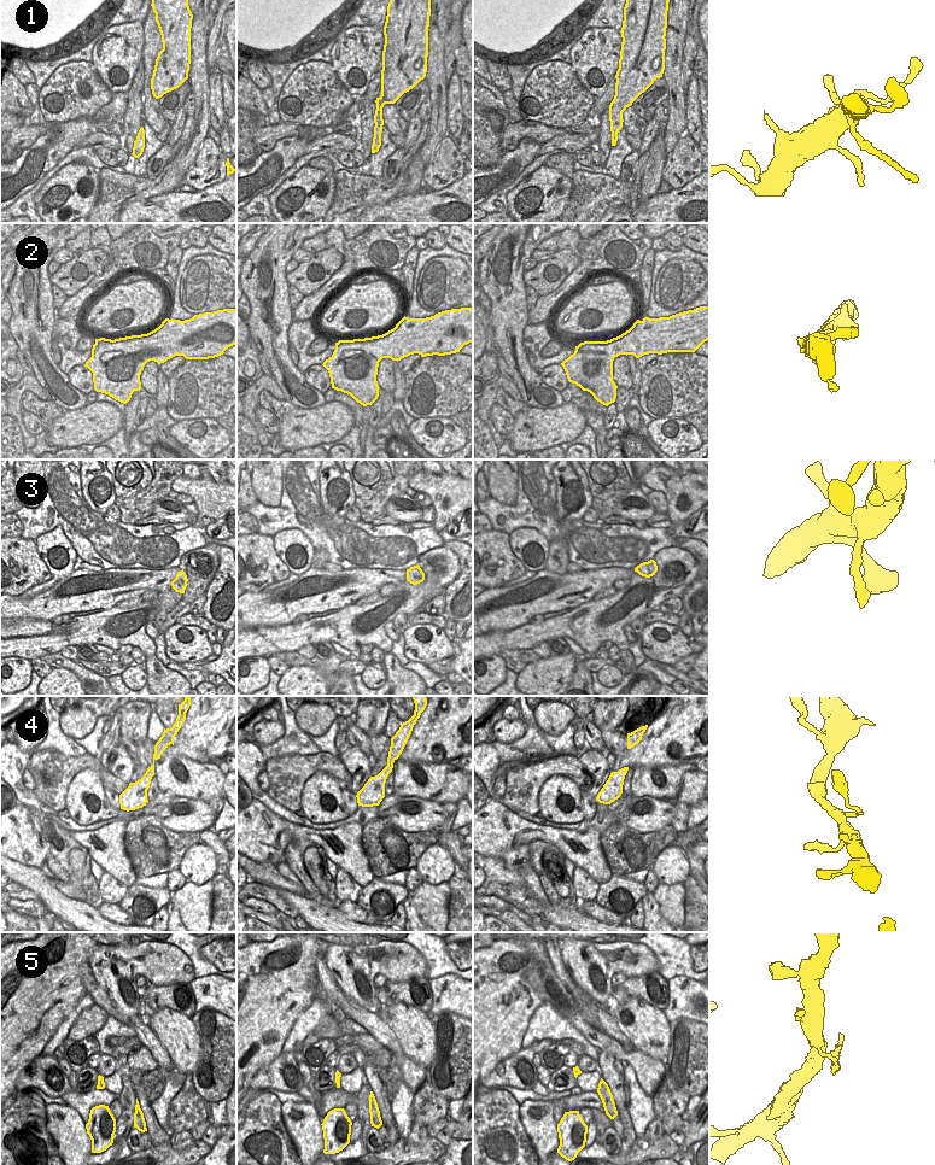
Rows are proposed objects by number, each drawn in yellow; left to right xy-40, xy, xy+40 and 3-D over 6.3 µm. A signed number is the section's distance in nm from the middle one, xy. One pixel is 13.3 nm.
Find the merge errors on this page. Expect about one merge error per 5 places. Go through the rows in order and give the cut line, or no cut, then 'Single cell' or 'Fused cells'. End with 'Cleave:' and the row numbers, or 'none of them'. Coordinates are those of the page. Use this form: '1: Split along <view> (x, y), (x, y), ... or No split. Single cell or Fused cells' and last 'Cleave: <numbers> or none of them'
1: No split. Single cell
2: No split. Single cell
3: No split. Single cell
4: No split. Single cell
5: No split. Single cell
Cleave: none of them.

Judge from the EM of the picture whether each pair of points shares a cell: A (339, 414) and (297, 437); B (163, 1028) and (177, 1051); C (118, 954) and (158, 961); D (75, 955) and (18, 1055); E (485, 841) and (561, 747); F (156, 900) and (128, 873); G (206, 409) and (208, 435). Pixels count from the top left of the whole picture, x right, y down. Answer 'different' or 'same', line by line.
A: same
B: same
C: same
D: same
E: different
F: different
G: different

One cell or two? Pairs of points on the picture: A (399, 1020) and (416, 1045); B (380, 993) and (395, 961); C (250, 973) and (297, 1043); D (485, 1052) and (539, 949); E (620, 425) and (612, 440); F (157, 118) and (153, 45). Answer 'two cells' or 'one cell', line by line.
A: one cell
B: two cells
C: two cells
D: two cells
E: one cell
F: one cell

